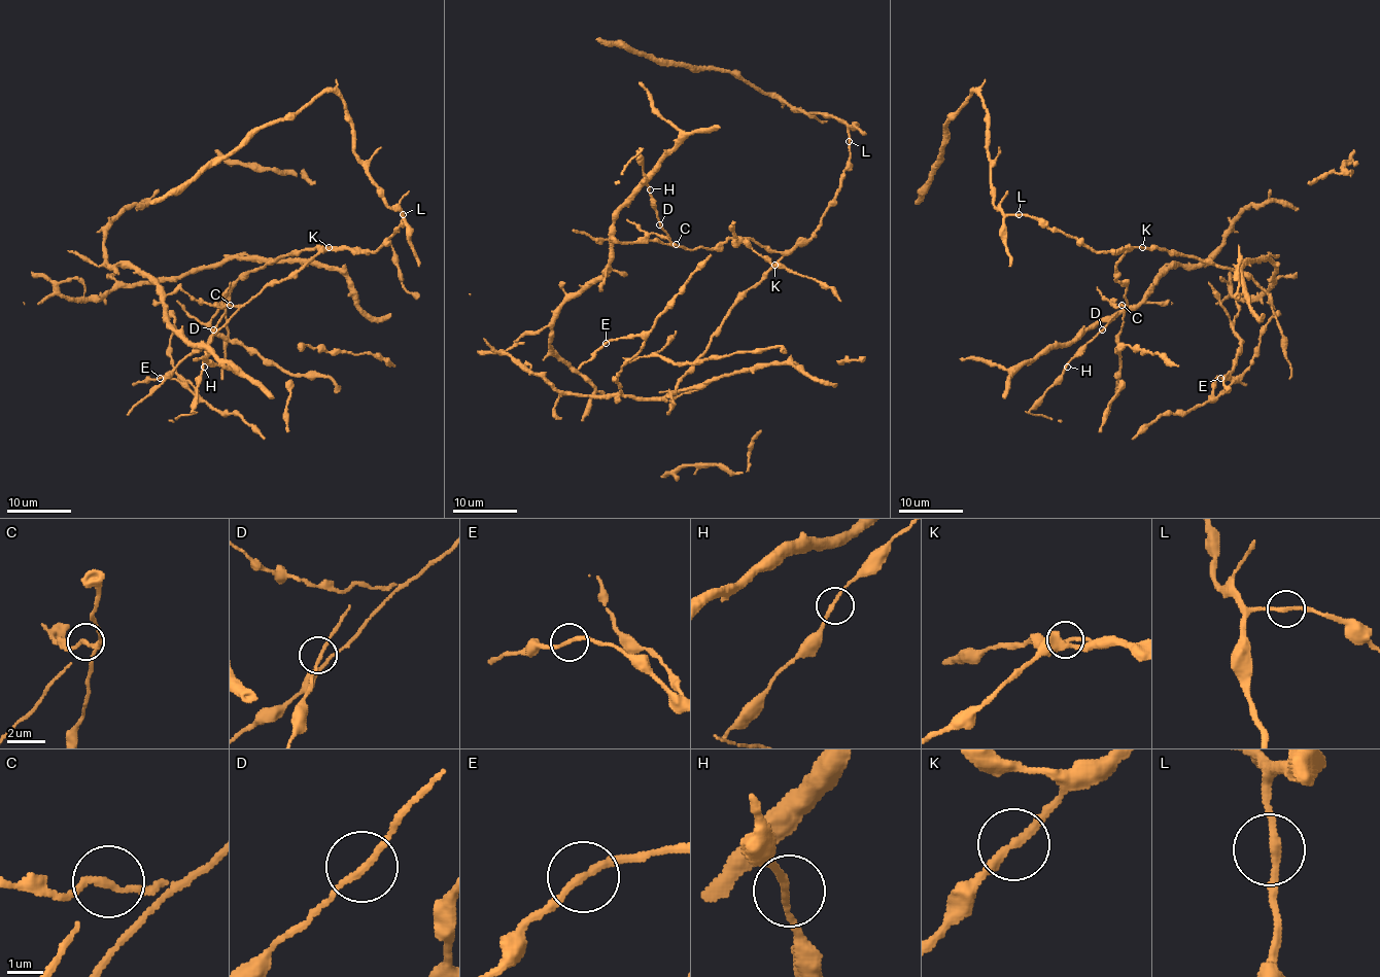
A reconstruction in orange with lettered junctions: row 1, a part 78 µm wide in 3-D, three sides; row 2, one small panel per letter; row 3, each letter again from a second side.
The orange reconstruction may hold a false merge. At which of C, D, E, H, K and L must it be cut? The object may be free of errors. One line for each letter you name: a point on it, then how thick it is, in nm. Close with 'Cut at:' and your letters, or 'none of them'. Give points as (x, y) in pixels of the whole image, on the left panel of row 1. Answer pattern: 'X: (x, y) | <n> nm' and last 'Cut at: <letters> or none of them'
C: (230, 305) | 170 nm
Cut at: C

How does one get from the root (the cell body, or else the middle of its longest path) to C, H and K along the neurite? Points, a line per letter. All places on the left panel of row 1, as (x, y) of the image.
C: (273, 262), (302, 250), (336, 248), (313, 255), (287, 278), (265, 285), (242, 305), (230, 305)
H: (273, 262), (302, 250), (336, 248), (313, 255), (287, 278), (265, 285), (242, 305), (227, 305), (204, 367)
K: (273, 262), (279, 256), (298, 255), (302, 250), (329, 247)

